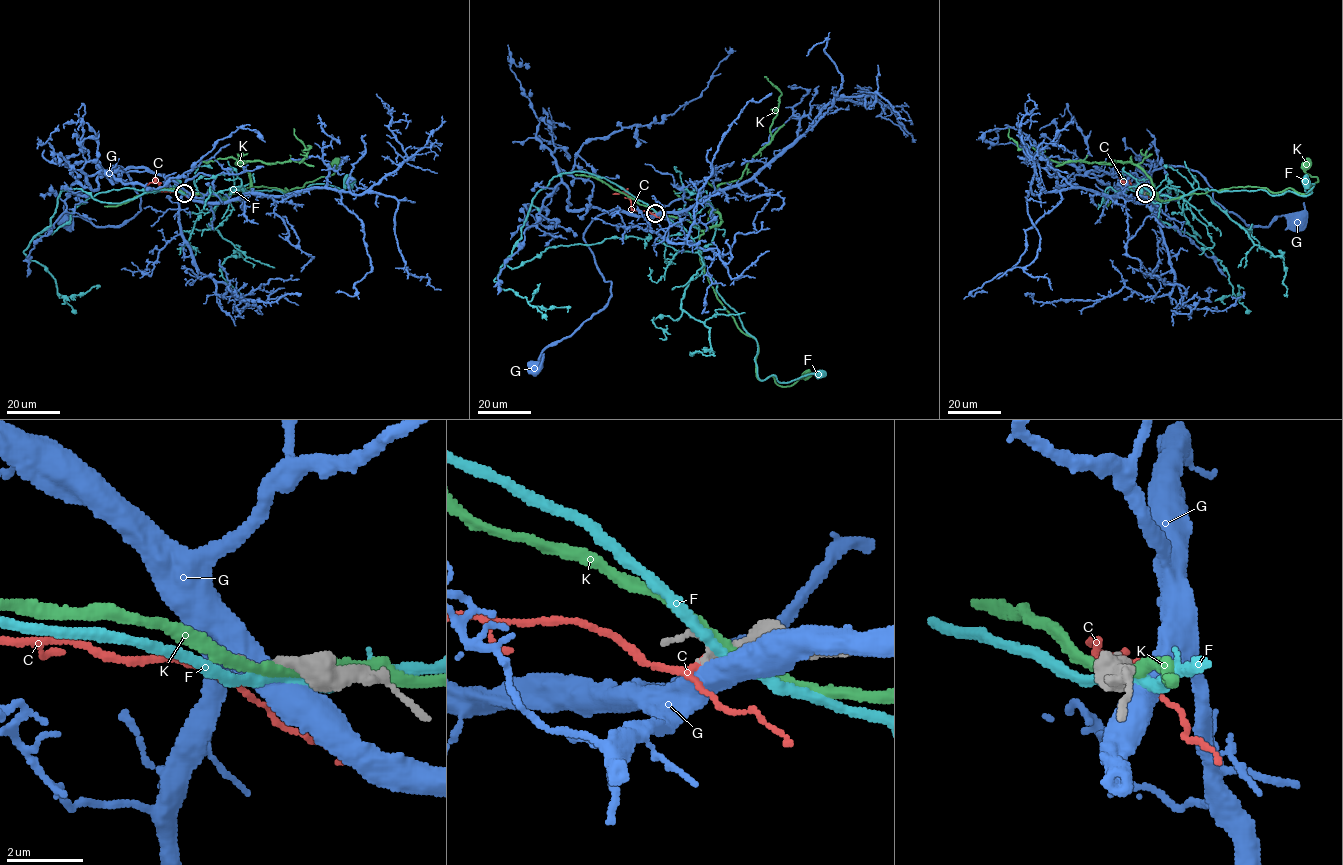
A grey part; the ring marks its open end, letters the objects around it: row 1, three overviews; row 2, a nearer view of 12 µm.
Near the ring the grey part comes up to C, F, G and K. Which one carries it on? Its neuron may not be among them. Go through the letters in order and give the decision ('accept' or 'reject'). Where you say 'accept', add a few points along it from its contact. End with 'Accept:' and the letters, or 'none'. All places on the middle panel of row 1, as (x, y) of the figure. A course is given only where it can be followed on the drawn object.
C: accept; it runs (656, 213), (633, 210), (625, 192), (613, 194)
F: reject
G: reject
K: reject
Accept: C

